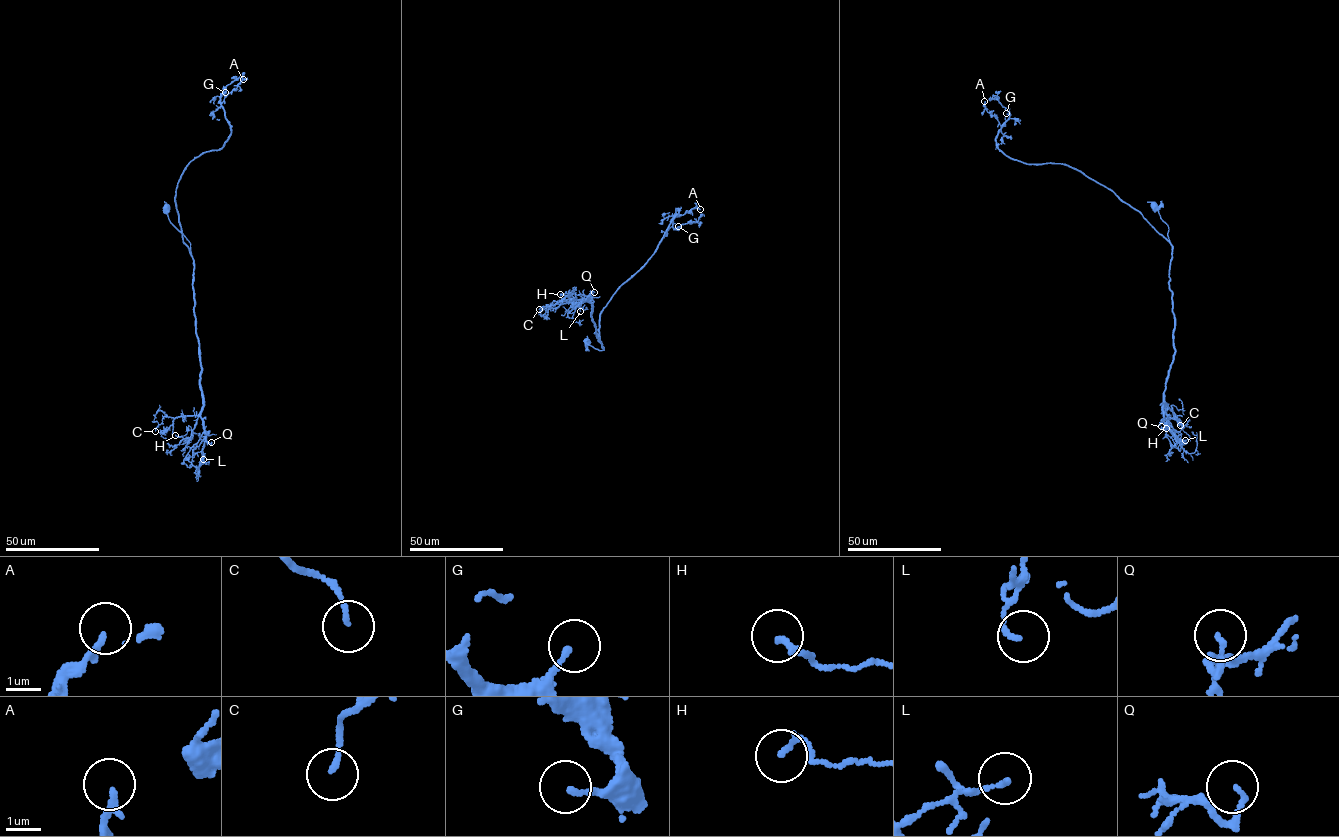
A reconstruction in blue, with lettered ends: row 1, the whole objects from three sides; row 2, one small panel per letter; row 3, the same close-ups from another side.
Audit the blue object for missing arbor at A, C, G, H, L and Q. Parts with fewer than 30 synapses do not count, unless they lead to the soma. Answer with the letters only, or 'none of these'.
C

